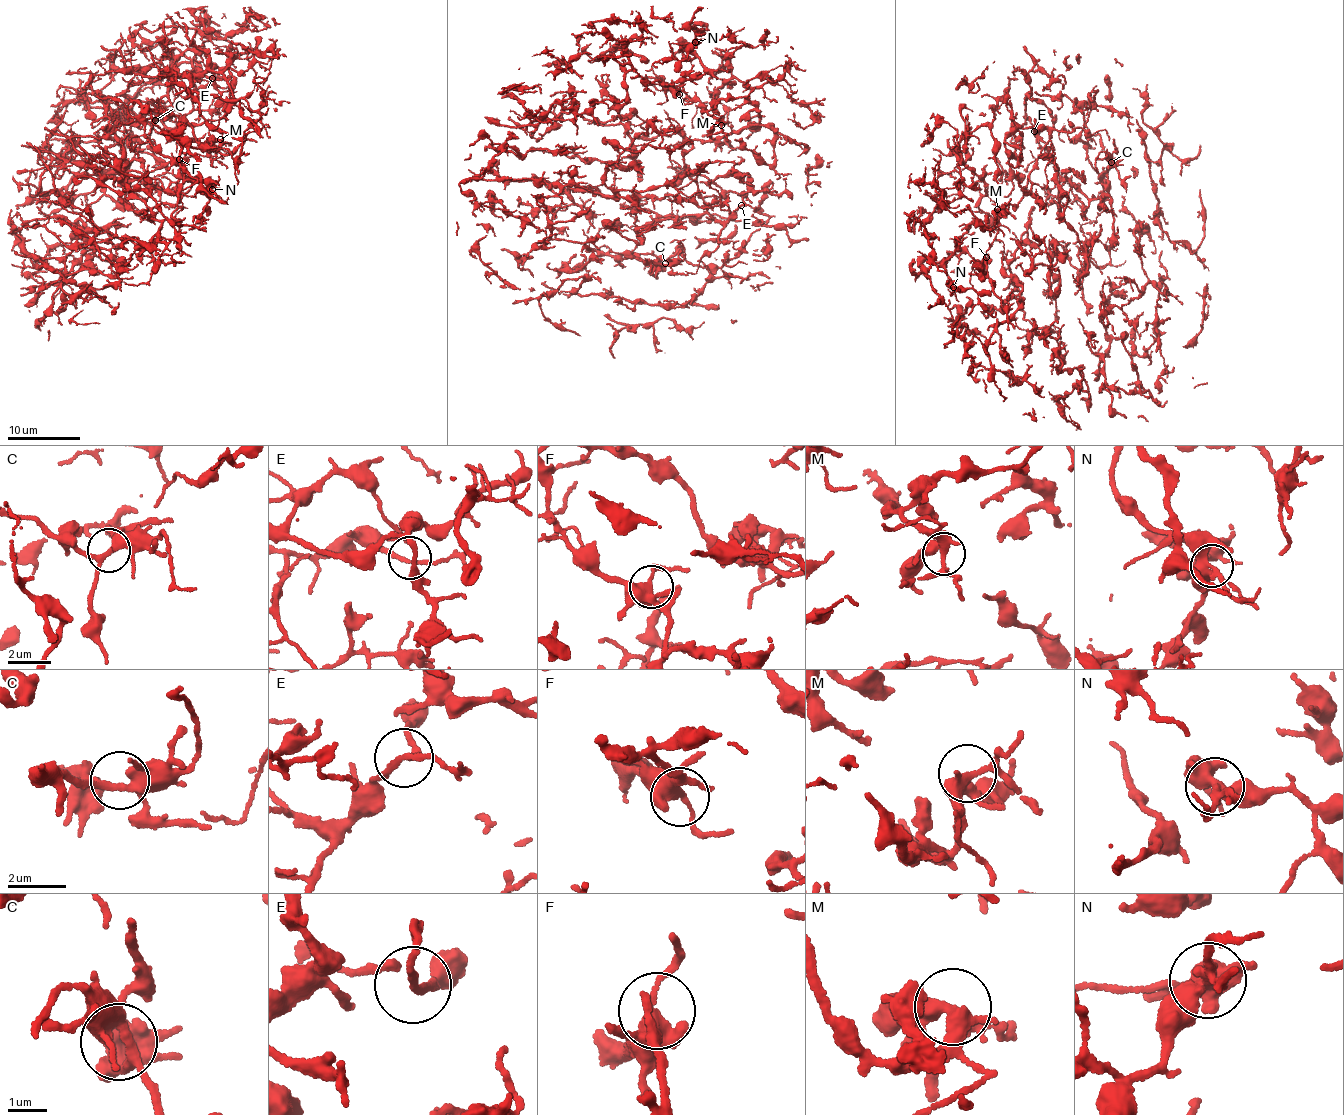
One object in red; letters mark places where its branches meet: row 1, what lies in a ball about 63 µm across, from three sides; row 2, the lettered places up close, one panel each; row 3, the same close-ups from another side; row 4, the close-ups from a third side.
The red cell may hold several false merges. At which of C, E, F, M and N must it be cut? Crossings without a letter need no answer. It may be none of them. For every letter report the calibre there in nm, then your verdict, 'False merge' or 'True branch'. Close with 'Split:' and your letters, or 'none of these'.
C: Thickness 300 nm. True branch
E: Thickness 140 nm. True branch
F: Thickness 400 nm. True branch
M: Thickness 300 nm. True branch
N: Thickness 380 nm. True branch
Split: none of these

